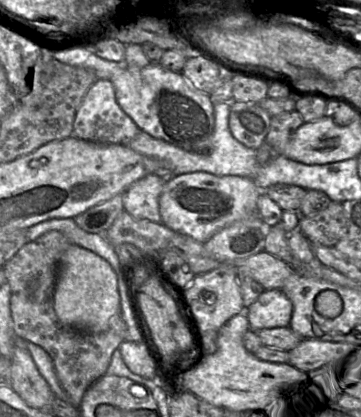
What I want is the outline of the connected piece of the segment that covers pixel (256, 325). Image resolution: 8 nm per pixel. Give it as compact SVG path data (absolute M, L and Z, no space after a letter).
M264 289L245 309L251 330L289 326L293 311L291 300L281 289Z

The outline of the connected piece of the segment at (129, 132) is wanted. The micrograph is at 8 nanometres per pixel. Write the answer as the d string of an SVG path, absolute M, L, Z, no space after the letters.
M97 79L86 92L73 123L73 136L101 144L127 145L140 130L121 109L115 97L115 89L108 79Z

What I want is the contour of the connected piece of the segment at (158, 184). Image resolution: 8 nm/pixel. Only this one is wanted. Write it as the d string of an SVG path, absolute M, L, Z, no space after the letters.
M148 174L134 182L123 193L124 210L135 219L160 223L159 196L165 179L158 174Z

